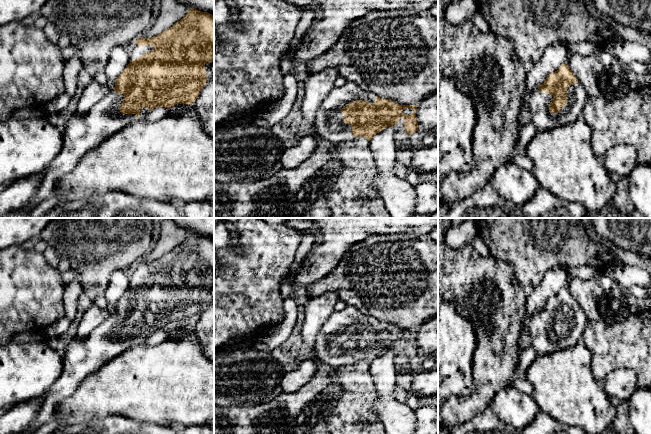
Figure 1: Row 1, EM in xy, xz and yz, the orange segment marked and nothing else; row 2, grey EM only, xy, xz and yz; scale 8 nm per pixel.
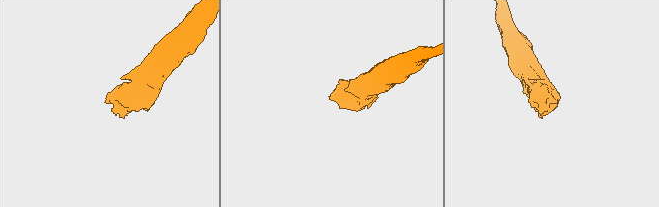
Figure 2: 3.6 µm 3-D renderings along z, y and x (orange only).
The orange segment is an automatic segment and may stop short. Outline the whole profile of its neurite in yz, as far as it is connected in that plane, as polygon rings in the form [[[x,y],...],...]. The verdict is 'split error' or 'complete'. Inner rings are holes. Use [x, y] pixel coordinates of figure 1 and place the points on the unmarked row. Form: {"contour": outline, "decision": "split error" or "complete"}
{"contour": [[[567,288],[551,296],[528,322],[537,356],[575,346],[582,340],[588,319]]], "decision": "split error"}

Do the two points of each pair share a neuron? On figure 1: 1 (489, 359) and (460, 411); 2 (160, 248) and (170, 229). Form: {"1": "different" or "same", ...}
{"1": "same", "2": "same"}

